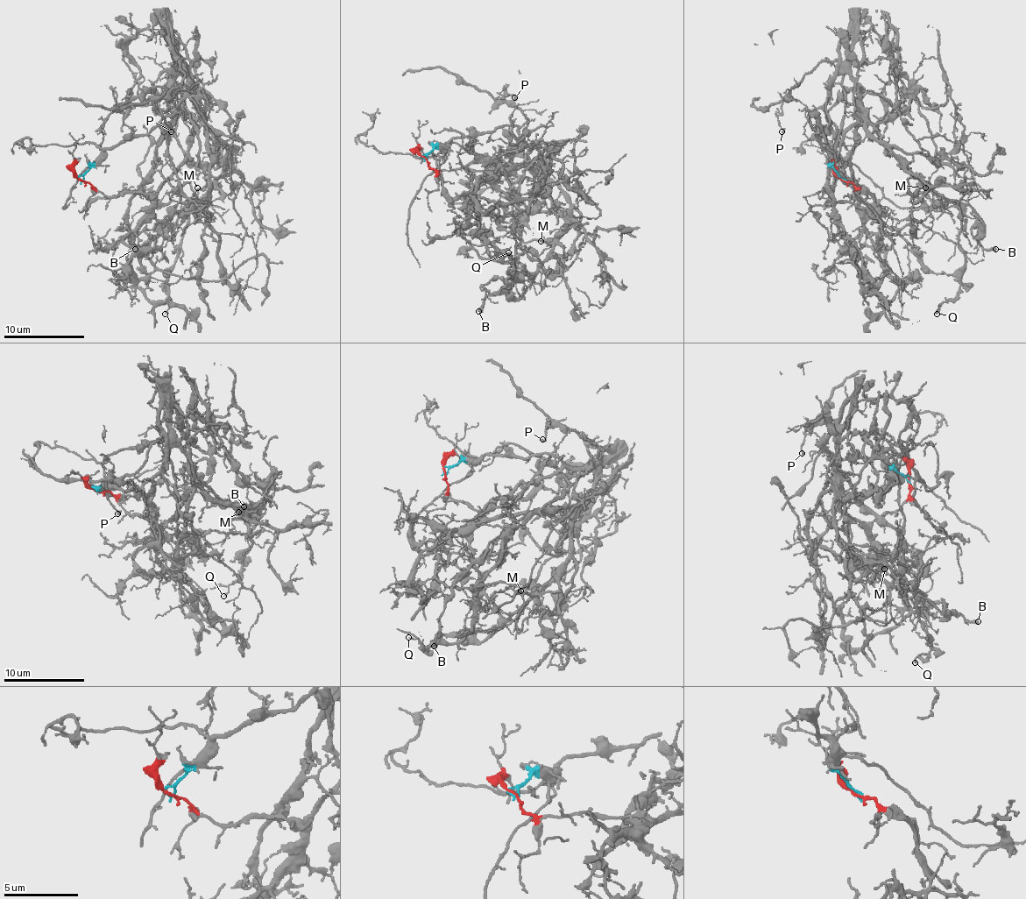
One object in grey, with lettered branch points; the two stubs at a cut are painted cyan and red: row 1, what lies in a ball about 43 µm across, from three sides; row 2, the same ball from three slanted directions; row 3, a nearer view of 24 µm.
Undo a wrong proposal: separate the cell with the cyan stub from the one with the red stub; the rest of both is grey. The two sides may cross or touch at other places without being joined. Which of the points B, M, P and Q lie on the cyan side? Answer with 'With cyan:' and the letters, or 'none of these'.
With cyan: P

